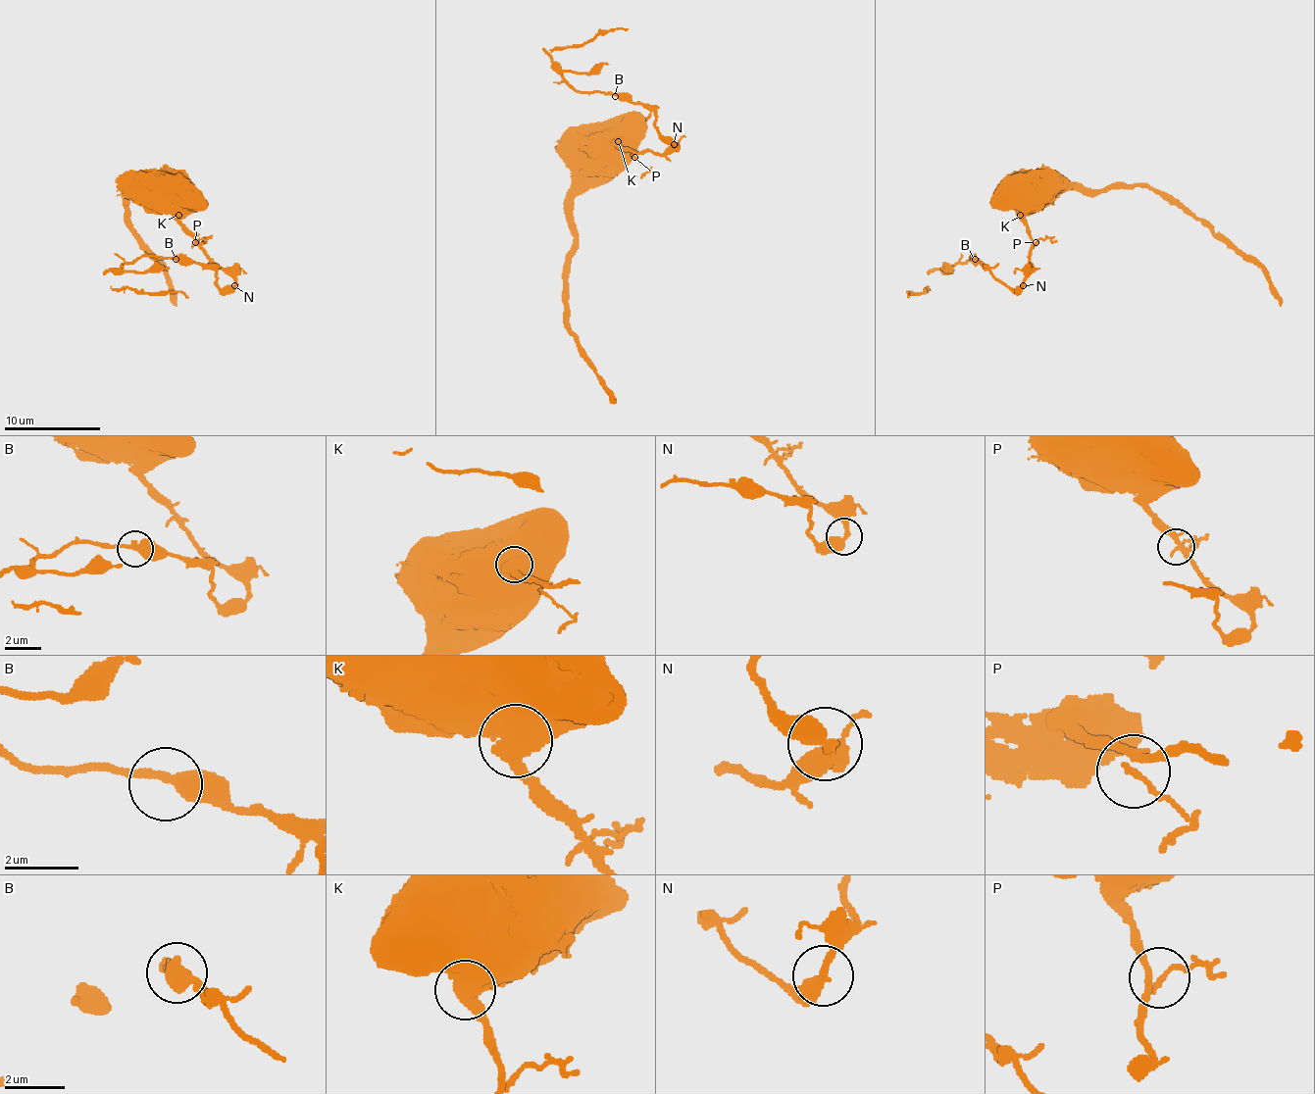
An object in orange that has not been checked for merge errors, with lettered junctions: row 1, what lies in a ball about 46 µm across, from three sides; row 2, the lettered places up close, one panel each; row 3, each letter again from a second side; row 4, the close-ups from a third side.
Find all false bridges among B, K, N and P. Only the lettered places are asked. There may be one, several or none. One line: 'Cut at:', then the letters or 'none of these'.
Cut at: K

